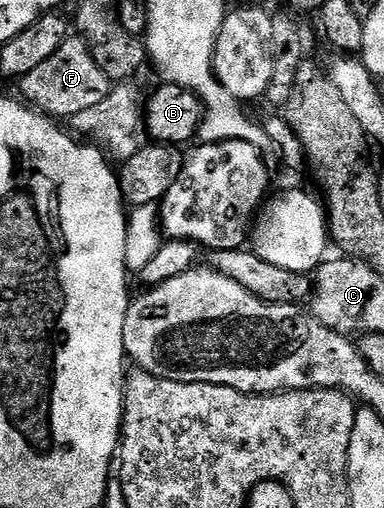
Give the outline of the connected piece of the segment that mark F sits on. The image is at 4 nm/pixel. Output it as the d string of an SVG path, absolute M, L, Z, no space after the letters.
M71 36L56 48L53 56L48 56L48 60L43 60L33 72L28 72L28 76L17 79L16 86L21 101L27 106L33 106L48 118L69 120L76 116L76 112L84 112L100 104L100 100L108 96L112 83L104 72L100 72L96 60L92 60L92 52L88 52L81 36Z

